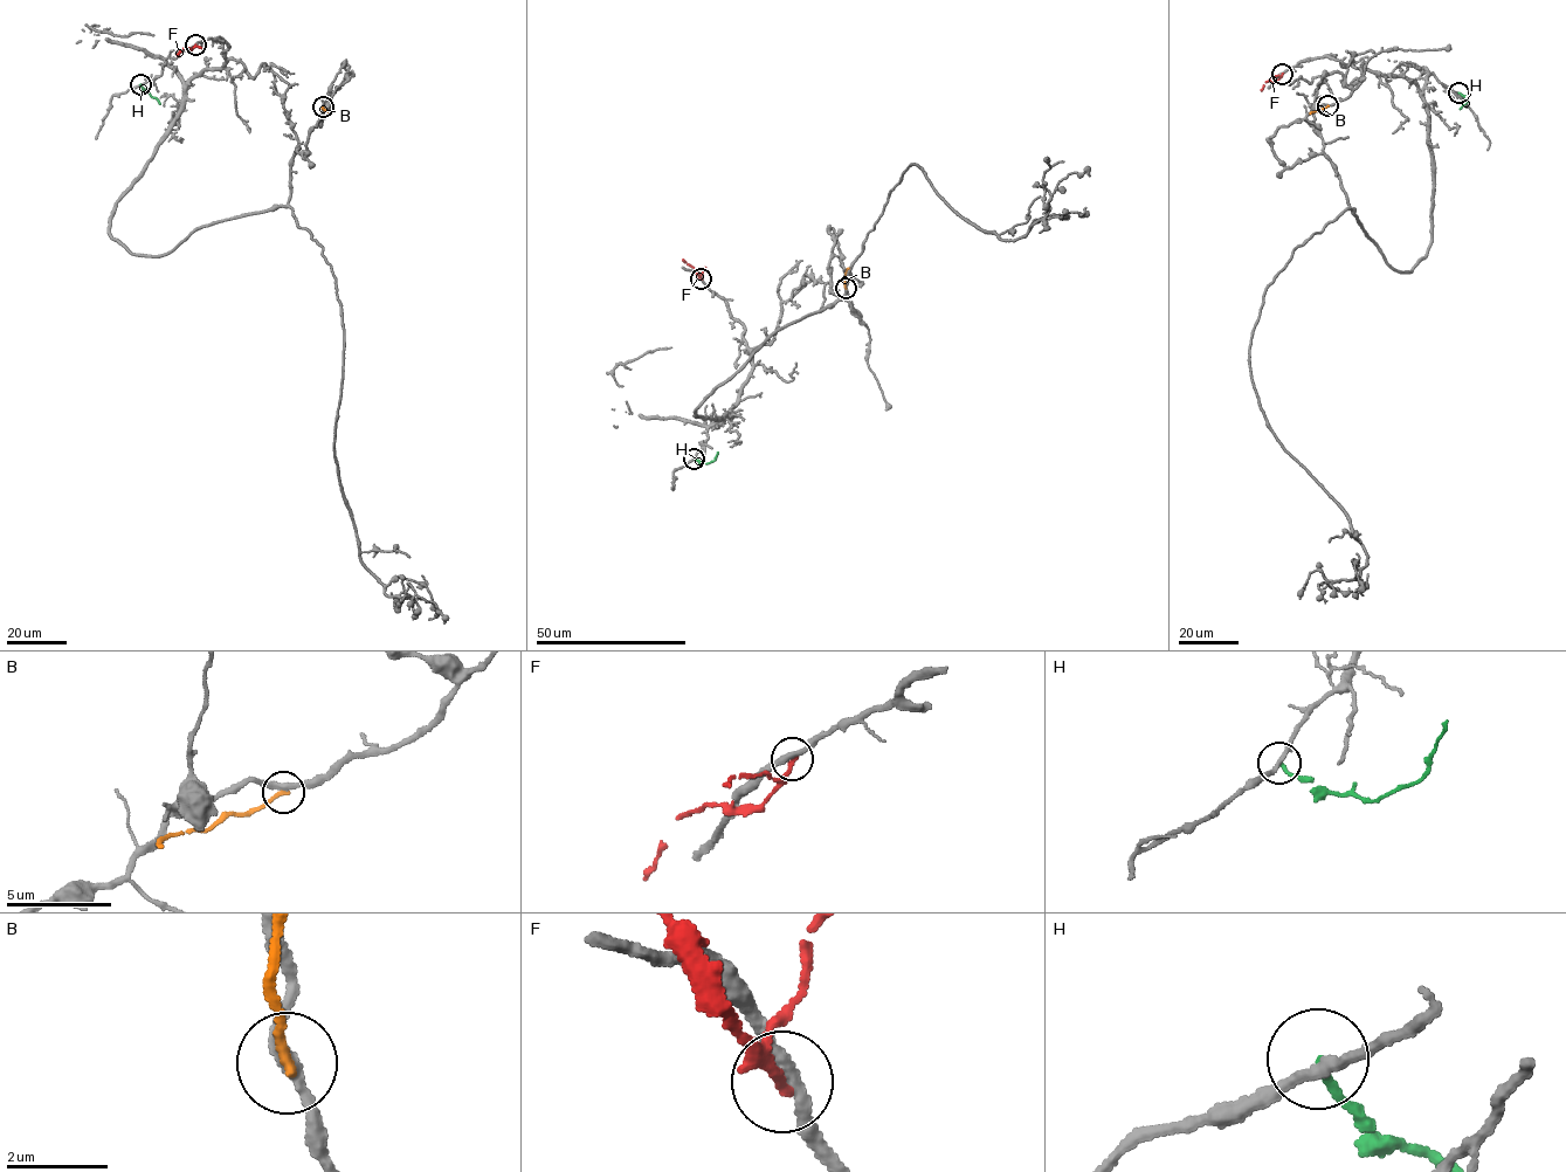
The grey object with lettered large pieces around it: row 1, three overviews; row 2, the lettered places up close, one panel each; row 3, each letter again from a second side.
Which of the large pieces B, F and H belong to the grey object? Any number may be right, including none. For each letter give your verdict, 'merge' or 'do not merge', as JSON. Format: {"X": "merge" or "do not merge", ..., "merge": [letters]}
{"B": "do not merge", "F": "do not merge", "H": "do not merge", "merge": []}

